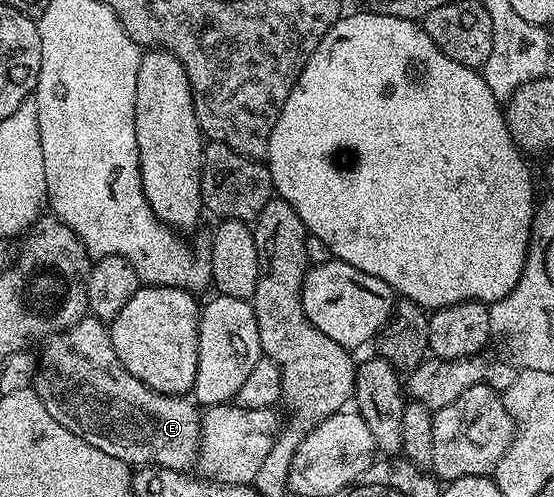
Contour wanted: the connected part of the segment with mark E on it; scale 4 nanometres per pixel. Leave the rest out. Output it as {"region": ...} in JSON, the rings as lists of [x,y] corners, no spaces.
{"region":[[[86,315],[76,325],[47,338],[42,348],[34,388],[46,411],[66,431],[74,431],[90,447],[122,459],[129,467],[159,465],[188,471],[197,464],[201,410],[187,396],[171,397],[146,387],[142,379],[134,379],[118,359],[105,322]]]}

